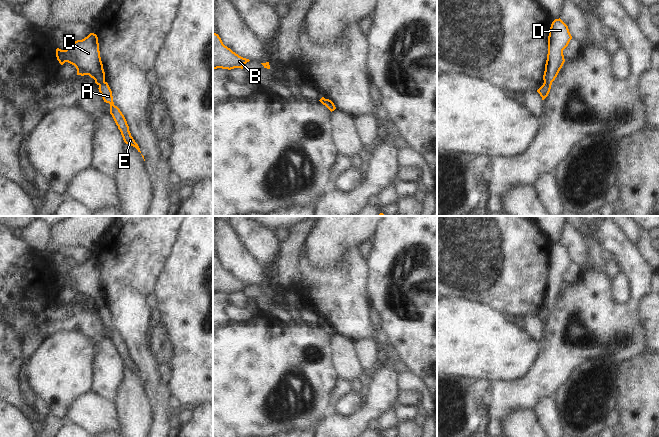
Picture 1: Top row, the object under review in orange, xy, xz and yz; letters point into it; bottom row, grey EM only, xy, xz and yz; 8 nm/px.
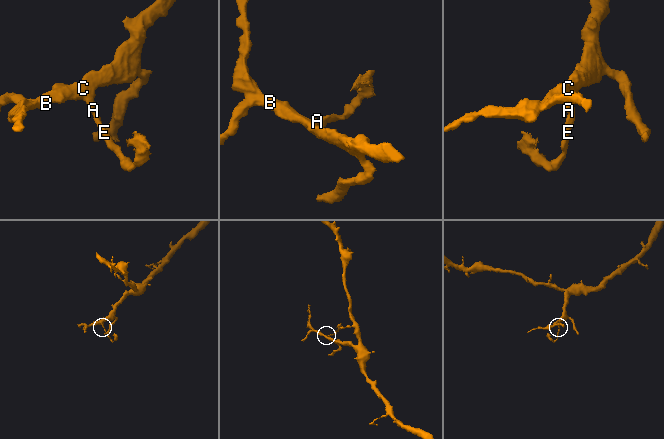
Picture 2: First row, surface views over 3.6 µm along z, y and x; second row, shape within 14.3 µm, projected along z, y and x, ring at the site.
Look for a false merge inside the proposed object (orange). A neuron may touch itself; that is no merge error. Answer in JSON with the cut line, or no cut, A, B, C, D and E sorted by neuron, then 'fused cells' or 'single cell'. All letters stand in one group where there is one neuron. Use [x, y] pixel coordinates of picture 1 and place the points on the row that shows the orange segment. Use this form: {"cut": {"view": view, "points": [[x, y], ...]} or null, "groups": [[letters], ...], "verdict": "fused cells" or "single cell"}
{"cut": null, "groups": [["A", "B", "C", "D", "E"]], "verdict": "single cell"}

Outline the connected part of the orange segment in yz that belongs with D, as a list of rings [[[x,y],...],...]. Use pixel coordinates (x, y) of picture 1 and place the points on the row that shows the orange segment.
[[[560,18],[555,19],[551,24],[548,36],[548,54],[543,75],[544,83],[537,90],[542,100],[548,96],[552,82],[565,62],[563,50],[568,46],[571,39],[568,26]]]

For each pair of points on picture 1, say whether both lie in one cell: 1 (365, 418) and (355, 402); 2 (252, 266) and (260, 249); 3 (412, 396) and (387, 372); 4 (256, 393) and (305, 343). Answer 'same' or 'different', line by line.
1: different
2: different
3: different
4: same

